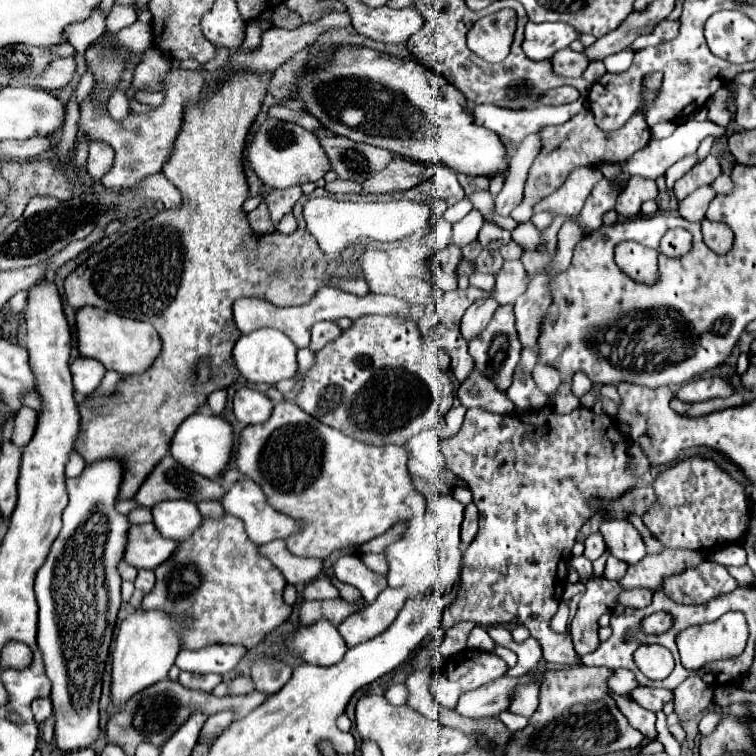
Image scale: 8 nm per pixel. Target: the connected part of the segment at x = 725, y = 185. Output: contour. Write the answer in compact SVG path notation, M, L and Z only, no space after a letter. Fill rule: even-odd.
M722 173L718 176L711 187L718 193L718 194L729 194L732 192L734 183L731 177L725 173Z

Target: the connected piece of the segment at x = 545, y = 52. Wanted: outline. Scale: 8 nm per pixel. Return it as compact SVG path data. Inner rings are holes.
M527 22L523 52L531 60L549 60L557 50L577 40L577 30L567 22Z

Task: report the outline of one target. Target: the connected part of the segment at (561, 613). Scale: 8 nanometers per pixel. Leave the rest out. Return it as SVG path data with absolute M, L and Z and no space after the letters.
M561 602L557 614L551 620L551 628L555 632L565 632L567 630L569 620L569 604L568 602Z

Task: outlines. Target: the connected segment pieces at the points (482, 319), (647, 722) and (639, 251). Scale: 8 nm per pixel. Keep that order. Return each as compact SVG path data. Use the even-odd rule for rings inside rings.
M487 296L483 300L475 300L467 308L467 312L461 320L461 332L463 332L465 340L471 340L471 336L477 336L489 324L497 306L499 306L499 302L493 296Z
M609 692L609 694L613 696L613 700L617 702L617 708L623 712L623 716L629 720L629 724L633 728L637 728L647 738L657 736L657 732L655 732L655 714L653 712L649 712L645 708L639 708L639 704L629 700L627 696L617 696L613 692Z
M623 242L615 248L617 266L633 280L649 284L657 272L657 250L641 246L637 242Z

